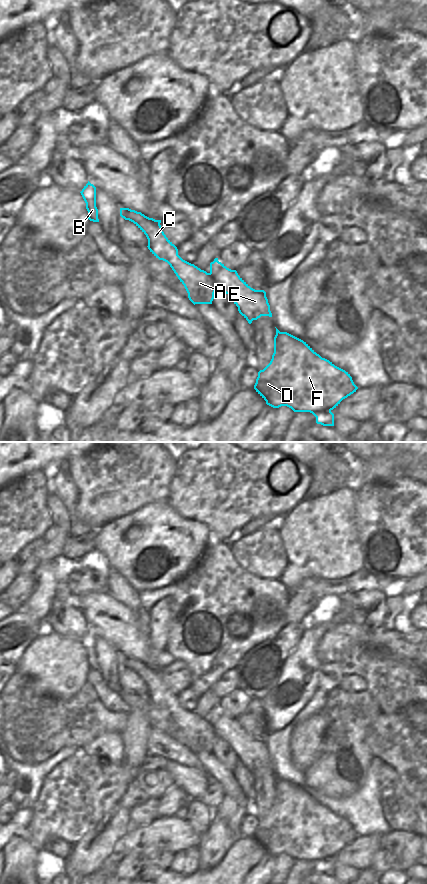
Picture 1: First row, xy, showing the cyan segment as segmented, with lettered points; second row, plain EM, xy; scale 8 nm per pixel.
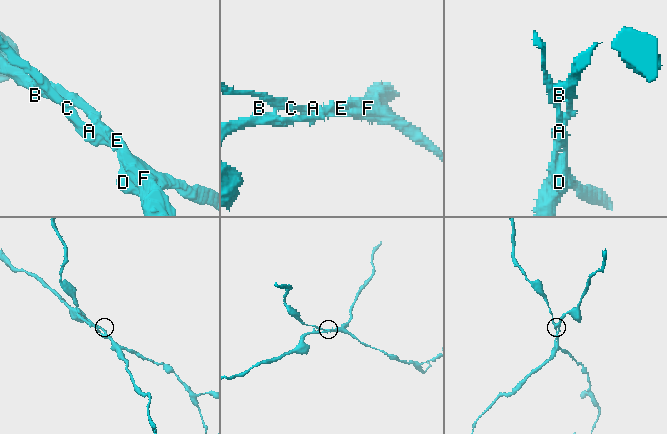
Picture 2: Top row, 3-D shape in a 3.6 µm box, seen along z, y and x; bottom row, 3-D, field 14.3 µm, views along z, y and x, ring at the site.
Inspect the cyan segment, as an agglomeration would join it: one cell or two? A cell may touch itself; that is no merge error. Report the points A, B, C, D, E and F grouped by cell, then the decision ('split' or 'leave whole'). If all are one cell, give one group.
groups A C D F / B E; split

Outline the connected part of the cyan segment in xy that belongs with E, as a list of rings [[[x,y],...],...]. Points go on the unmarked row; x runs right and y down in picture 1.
[[[215,706],[210,711],[210,721],[217,735],[225,740],[238,755],[239,761],[248,769],[261,764],[272,765],[270,753],[264,738],[251,736],[237,721],[227,716]]]

